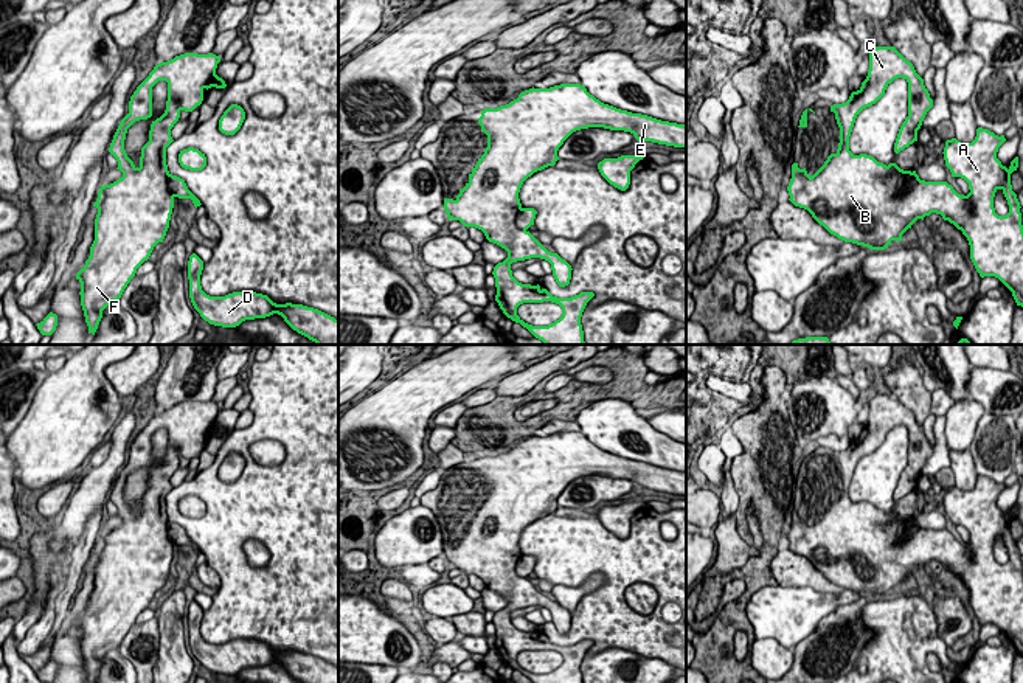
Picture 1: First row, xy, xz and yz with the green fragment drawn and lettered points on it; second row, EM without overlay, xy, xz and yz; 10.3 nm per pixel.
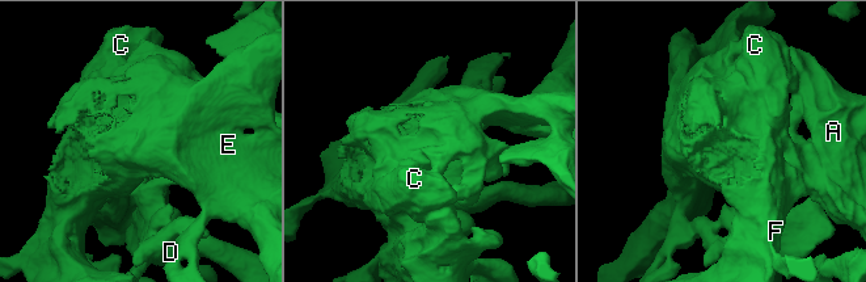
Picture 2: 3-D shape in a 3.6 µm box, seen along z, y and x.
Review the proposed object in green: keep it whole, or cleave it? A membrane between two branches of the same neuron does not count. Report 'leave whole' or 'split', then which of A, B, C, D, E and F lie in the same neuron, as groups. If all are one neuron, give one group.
leave whole; groups A B C D E F

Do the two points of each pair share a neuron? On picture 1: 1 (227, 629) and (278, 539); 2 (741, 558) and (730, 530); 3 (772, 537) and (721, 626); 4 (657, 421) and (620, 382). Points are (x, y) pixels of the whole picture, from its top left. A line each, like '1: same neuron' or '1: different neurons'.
1: same neuron
2: same neuron
3: same neuron
4: different neurons

